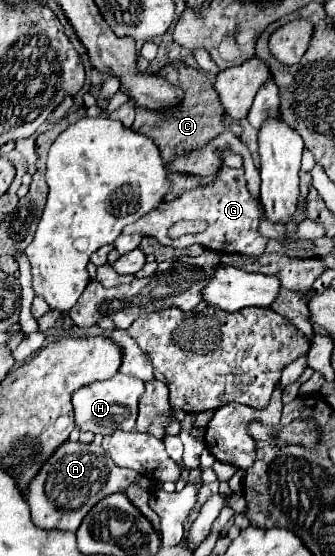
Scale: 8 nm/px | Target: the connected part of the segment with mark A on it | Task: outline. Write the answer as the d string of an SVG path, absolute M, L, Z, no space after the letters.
M65 440L63 444L57 446L57 450L41 466L41 470L29 484L27 496L29 496L33 522L45 530L59 528L59 530L75 532L81 520L85 518L85 512L89 512L89 508L97 504L101 496L123 492L131 482L137 482L141 488L149 492L155 490L157 486L157 482L151 476L139 476L129 468L119 468L117 464L113 464L113 460L109 460L107 452L101 446L93 442L83 444L79 440L77 442Z

